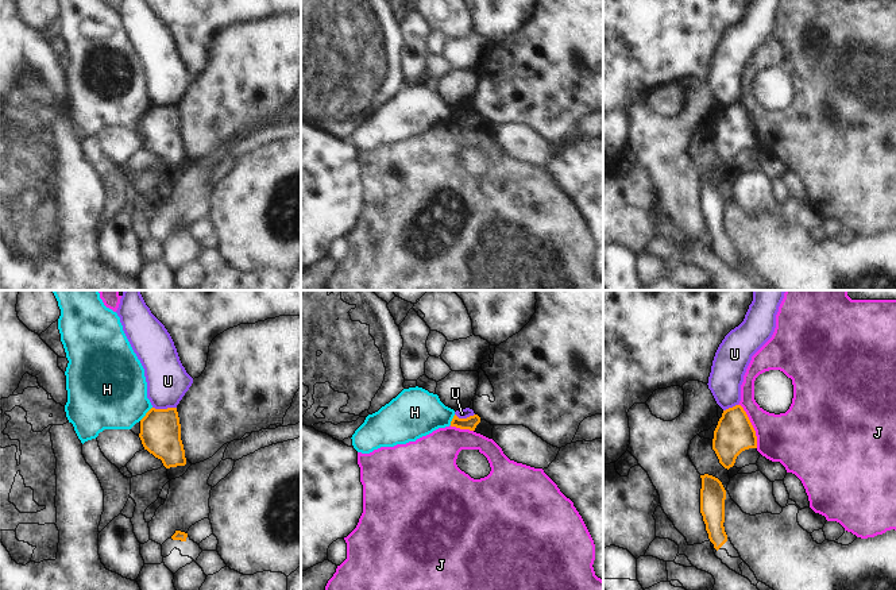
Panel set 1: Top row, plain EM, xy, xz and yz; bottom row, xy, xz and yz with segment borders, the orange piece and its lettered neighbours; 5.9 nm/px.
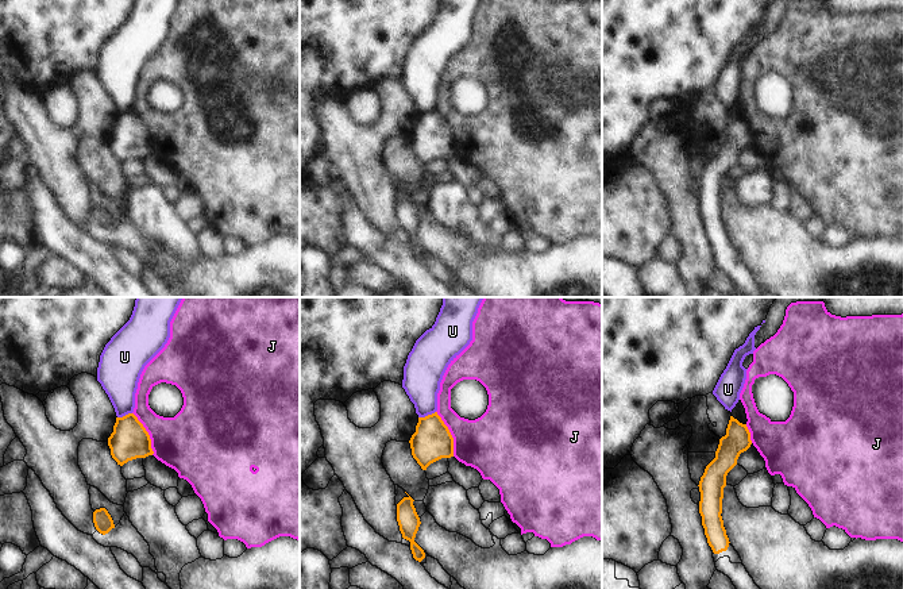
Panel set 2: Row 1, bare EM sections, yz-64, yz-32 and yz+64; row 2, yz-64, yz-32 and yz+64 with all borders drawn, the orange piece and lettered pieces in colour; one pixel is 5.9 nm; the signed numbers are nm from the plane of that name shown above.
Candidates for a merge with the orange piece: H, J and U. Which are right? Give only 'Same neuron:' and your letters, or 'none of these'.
Same neuron: none of these

